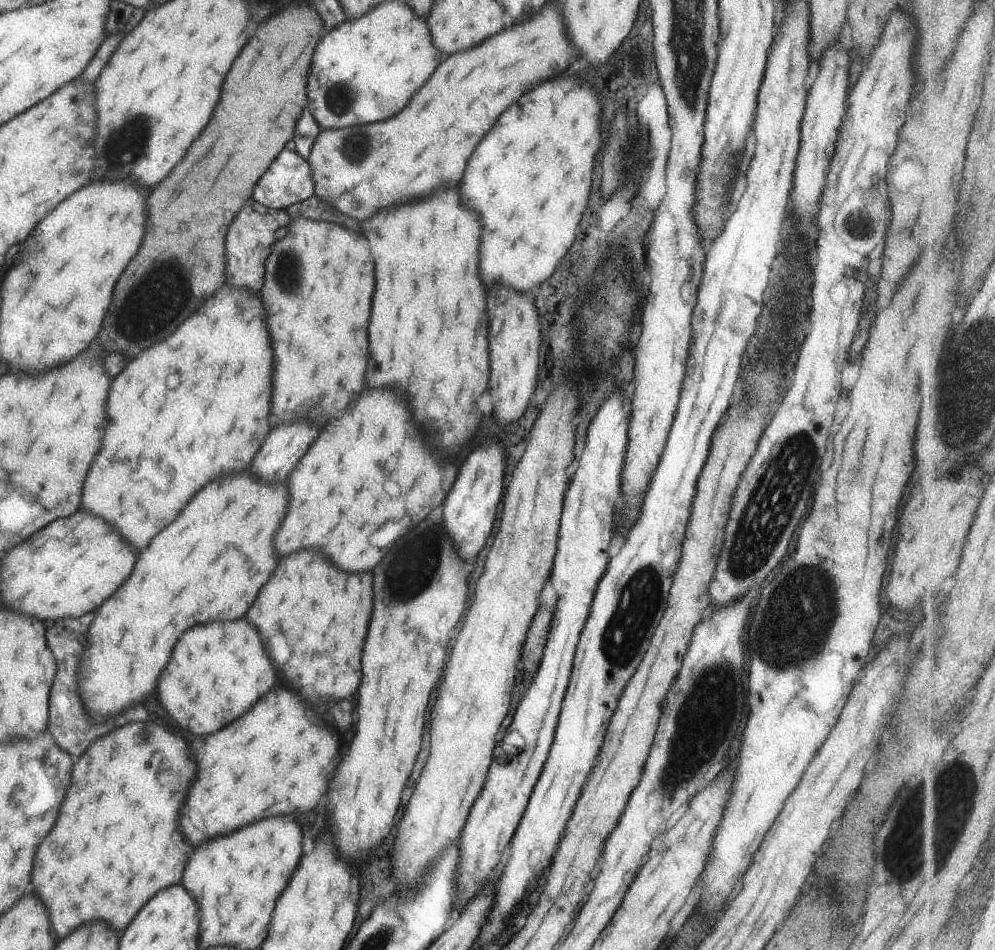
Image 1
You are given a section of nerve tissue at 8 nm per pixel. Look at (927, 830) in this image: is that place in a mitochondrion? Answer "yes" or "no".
yes

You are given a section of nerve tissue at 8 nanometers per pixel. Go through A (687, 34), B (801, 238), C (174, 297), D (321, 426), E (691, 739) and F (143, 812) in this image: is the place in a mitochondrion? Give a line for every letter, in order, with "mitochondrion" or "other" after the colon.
A: mitochondrion
B: other
C: mitochondrion
D: other
E: mitochondrion
F: other

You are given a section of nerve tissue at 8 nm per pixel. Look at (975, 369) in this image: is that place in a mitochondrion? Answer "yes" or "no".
yes

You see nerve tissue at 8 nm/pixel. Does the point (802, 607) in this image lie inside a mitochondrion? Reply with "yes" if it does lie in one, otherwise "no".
yes

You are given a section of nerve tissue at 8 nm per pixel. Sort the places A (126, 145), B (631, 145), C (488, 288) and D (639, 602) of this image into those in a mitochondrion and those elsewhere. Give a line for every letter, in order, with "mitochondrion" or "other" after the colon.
A: mitochondrion
B: mitochondrion
C: other
D: mitochondrion

